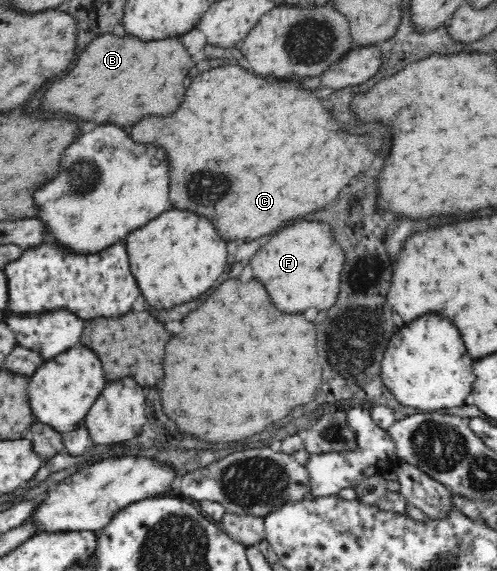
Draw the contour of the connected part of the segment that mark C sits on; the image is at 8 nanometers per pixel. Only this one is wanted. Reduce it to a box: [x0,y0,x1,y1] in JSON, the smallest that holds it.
[130,64,378,240]

